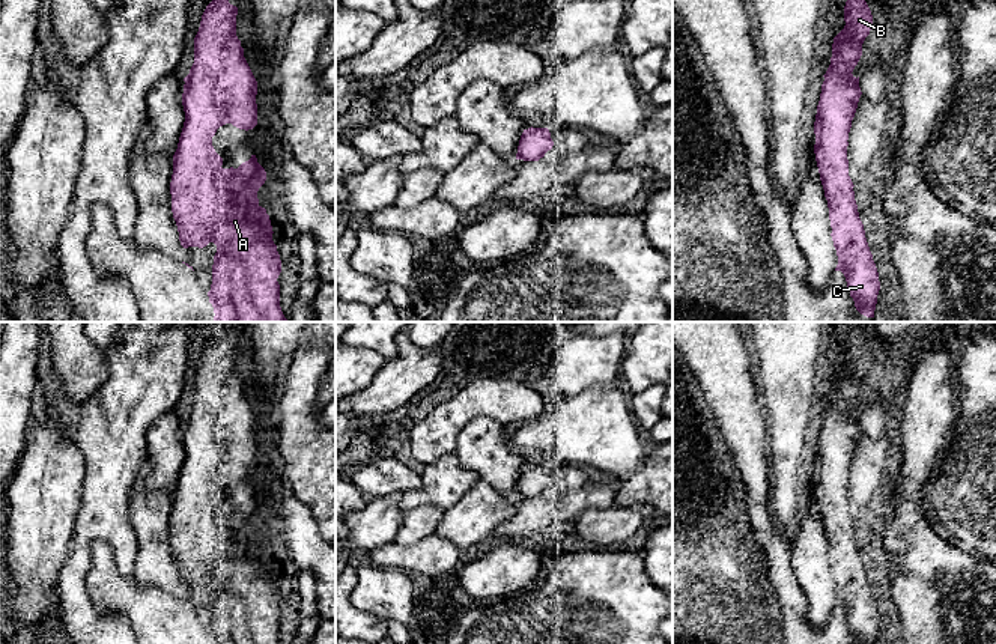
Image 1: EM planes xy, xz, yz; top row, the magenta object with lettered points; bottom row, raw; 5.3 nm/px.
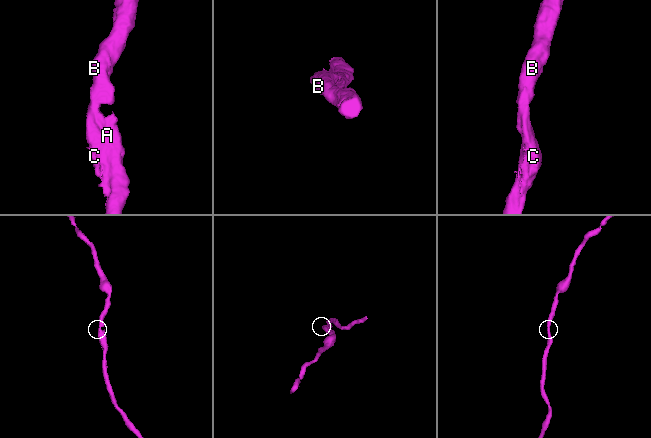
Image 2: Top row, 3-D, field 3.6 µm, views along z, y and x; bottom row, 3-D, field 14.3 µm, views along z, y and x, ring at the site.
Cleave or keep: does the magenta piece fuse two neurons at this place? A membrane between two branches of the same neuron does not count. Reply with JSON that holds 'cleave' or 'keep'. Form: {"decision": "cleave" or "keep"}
{"decision": "keep"}

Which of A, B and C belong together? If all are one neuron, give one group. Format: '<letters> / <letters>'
A B C

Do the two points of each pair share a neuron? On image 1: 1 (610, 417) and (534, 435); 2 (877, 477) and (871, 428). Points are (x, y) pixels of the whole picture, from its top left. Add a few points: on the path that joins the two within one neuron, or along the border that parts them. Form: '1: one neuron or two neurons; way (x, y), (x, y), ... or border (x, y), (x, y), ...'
1: one neuron; way (592, 428), (583, 431), (552, 431)
2: two neurons; border (892, 429), (877, 438), (868, 438), (862, 432)

